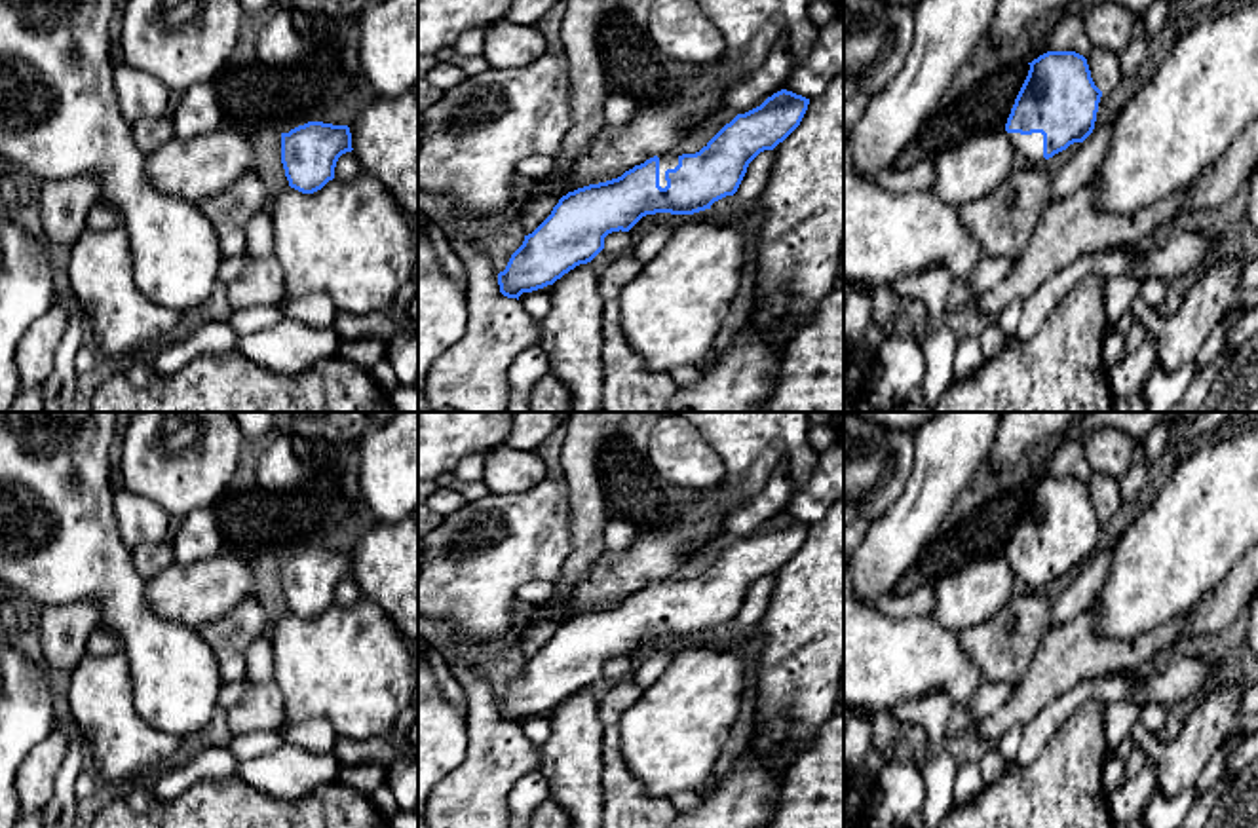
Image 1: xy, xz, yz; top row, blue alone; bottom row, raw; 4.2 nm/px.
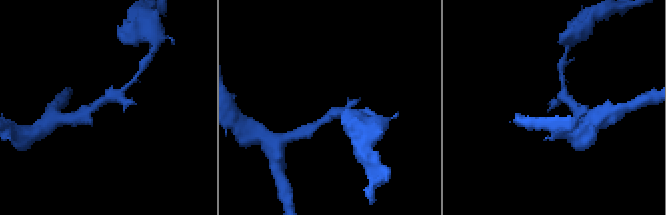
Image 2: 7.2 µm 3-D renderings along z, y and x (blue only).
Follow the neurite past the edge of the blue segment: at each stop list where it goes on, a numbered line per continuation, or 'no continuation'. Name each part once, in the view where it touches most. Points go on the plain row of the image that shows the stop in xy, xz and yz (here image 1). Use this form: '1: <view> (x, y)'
1: xz (667, 585)

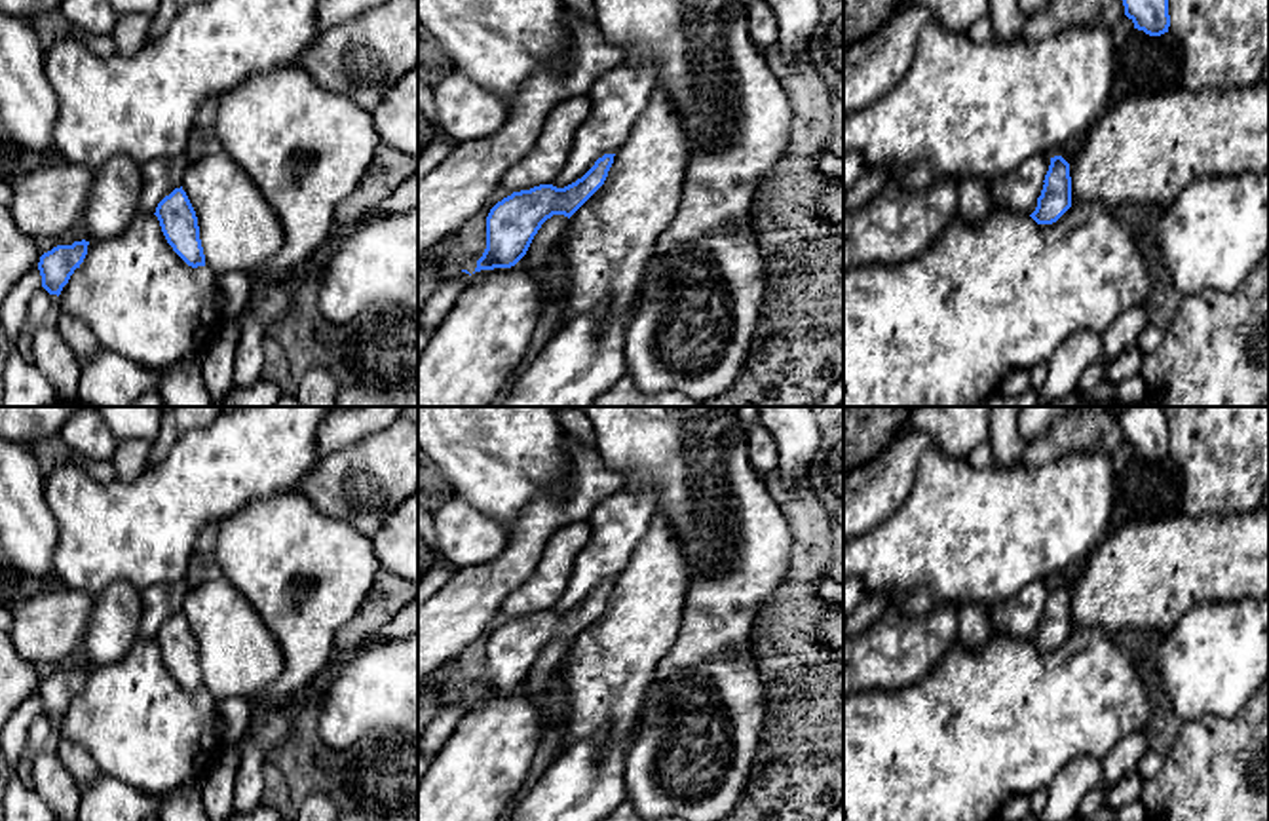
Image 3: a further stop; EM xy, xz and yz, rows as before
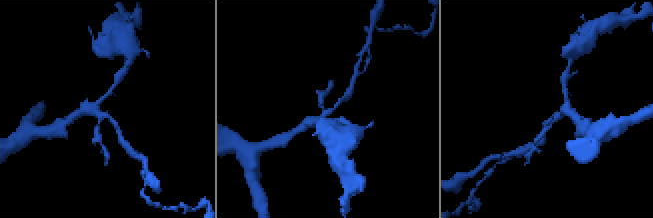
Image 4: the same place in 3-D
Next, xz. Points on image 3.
no continuation

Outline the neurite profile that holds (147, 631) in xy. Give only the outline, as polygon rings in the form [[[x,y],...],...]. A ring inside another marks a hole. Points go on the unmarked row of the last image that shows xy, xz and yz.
[[[186,580],[156,583],[141,591],[139,639],[154,640],[158,629],[175,614],[182,612],[182,602],[192,587]]]

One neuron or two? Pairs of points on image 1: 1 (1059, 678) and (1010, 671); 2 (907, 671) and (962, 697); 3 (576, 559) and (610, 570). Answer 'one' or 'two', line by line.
1: two
2: one
3: two

